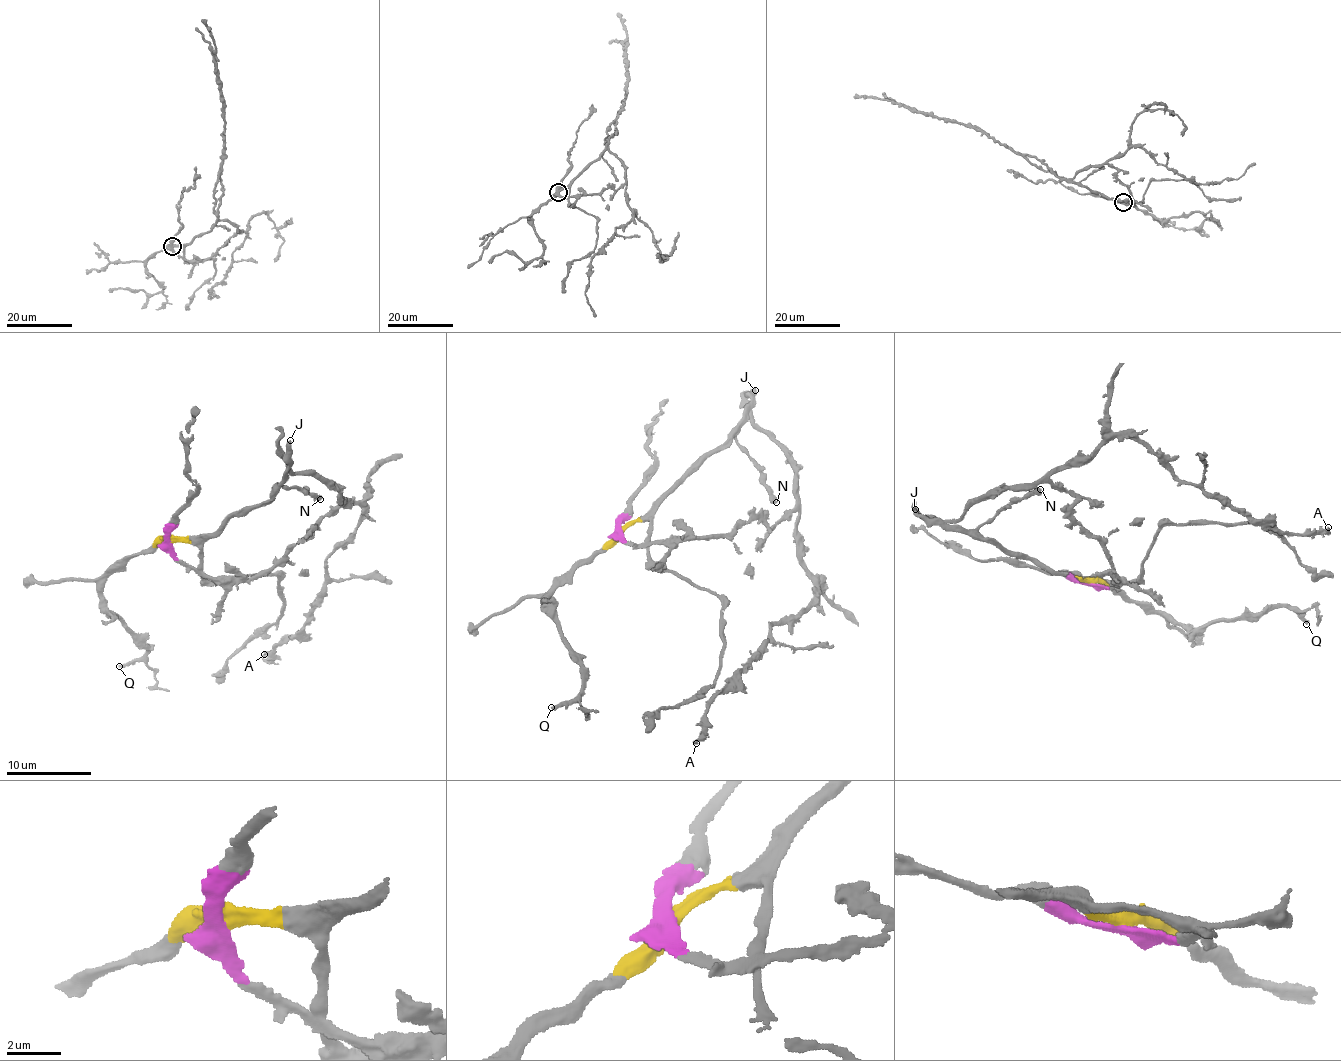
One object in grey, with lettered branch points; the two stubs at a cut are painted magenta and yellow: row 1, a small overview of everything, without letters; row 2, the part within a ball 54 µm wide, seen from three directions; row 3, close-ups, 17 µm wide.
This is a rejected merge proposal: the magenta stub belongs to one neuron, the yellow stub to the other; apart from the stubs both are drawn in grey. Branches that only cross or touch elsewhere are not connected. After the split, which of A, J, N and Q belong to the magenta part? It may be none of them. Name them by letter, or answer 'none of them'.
A

